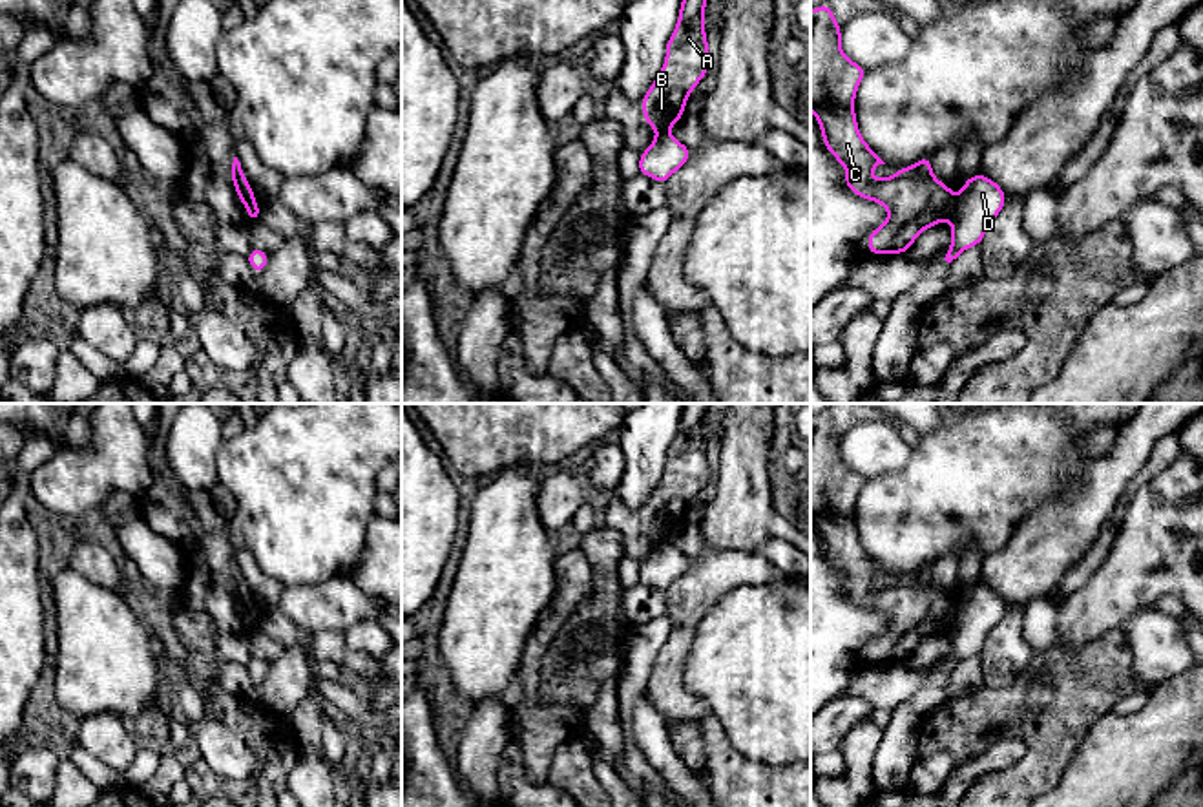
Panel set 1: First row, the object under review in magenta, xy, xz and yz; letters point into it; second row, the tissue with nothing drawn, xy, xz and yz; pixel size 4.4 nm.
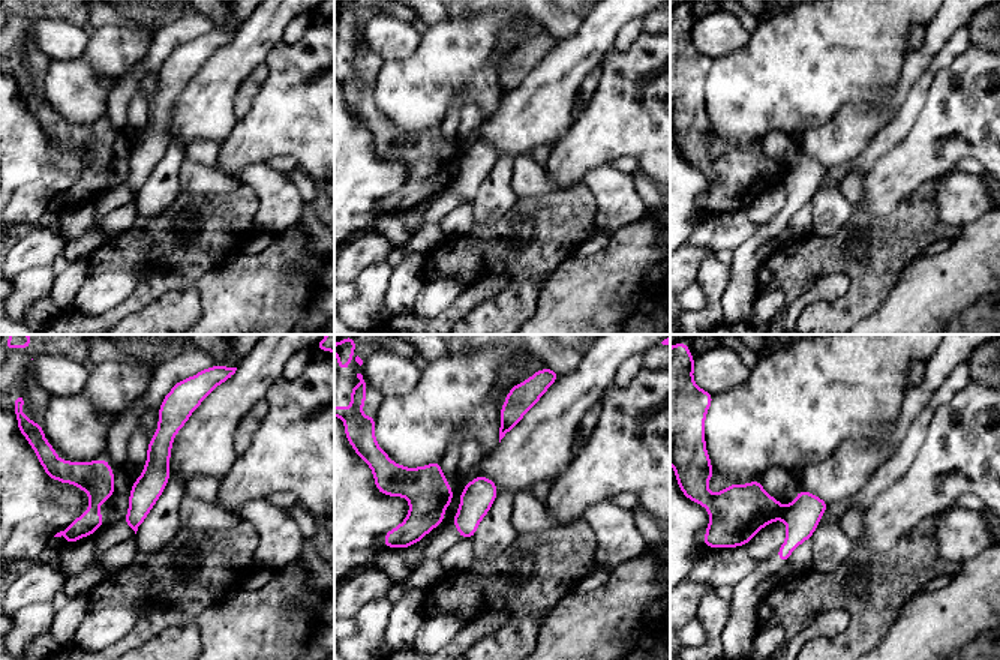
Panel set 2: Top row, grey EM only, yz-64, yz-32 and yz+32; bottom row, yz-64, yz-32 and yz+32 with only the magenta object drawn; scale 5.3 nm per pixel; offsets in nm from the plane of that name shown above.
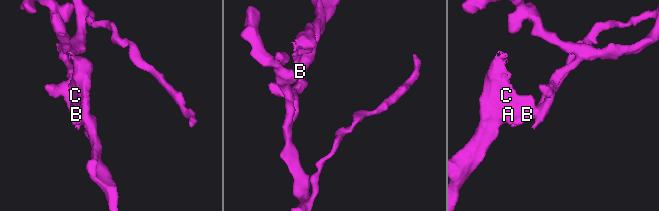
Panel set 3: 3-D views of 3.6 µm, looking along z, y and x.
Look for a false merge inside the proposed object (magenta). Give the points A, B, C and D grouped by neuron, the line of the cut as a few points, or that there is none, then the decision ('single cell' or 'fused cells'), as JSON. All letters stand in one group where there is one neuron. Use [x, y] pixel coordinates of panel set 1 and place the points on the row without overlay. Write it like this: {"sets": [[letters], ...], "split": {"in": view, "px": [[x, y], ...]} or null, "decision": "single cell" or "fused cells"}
{"sets": [["A", "B", "C"], ["D"]], "split": {"in": "yz", "px": [[951, 614], [946, 627]]}, "decision": "fused cells"}

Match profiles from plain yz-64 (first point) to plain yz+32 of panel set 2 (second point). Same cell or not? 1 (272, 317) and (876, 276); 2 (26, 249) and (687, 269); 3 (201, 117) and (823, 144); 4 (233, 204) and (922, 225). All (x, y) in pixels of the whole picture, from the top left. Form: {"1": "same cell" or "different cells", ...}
{"1": "different cells", "2": "same cell", "3": "same cell", "4": "same cell"}

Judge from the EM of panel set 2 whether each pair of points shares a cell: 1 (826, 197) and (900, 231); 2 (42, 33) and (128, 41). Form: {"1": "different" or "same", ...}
{"1": "different", "2": "different"}

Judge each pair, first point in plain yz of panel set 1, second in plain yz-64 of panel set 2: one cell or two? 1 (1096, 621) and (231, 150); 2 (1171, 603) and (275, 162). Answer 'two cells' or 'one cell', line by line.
1: one cell
2: one cell

